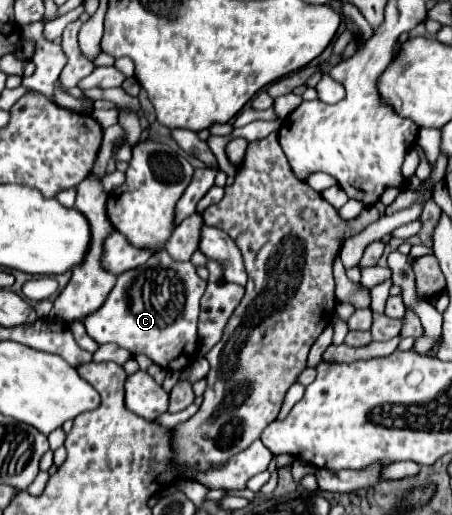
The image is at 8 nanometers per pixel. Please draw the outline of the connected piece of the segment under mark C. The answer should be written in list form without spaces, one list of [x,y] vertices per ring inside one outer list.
[[[165,250],[155,252],[141,268],[133,268],[117,276],[117,284],[109,292],[105,304],[89,314],[83,320],[87,334],[97,344],[115,342],[121,348],[129,350],[133,356],[145,354],[153,360],[153,364],[165,370],[183,370],[197,354],[197,316],[199,316],[199,300],[205,292],[205,280],[201,280],[191,262],[173,260]]]

